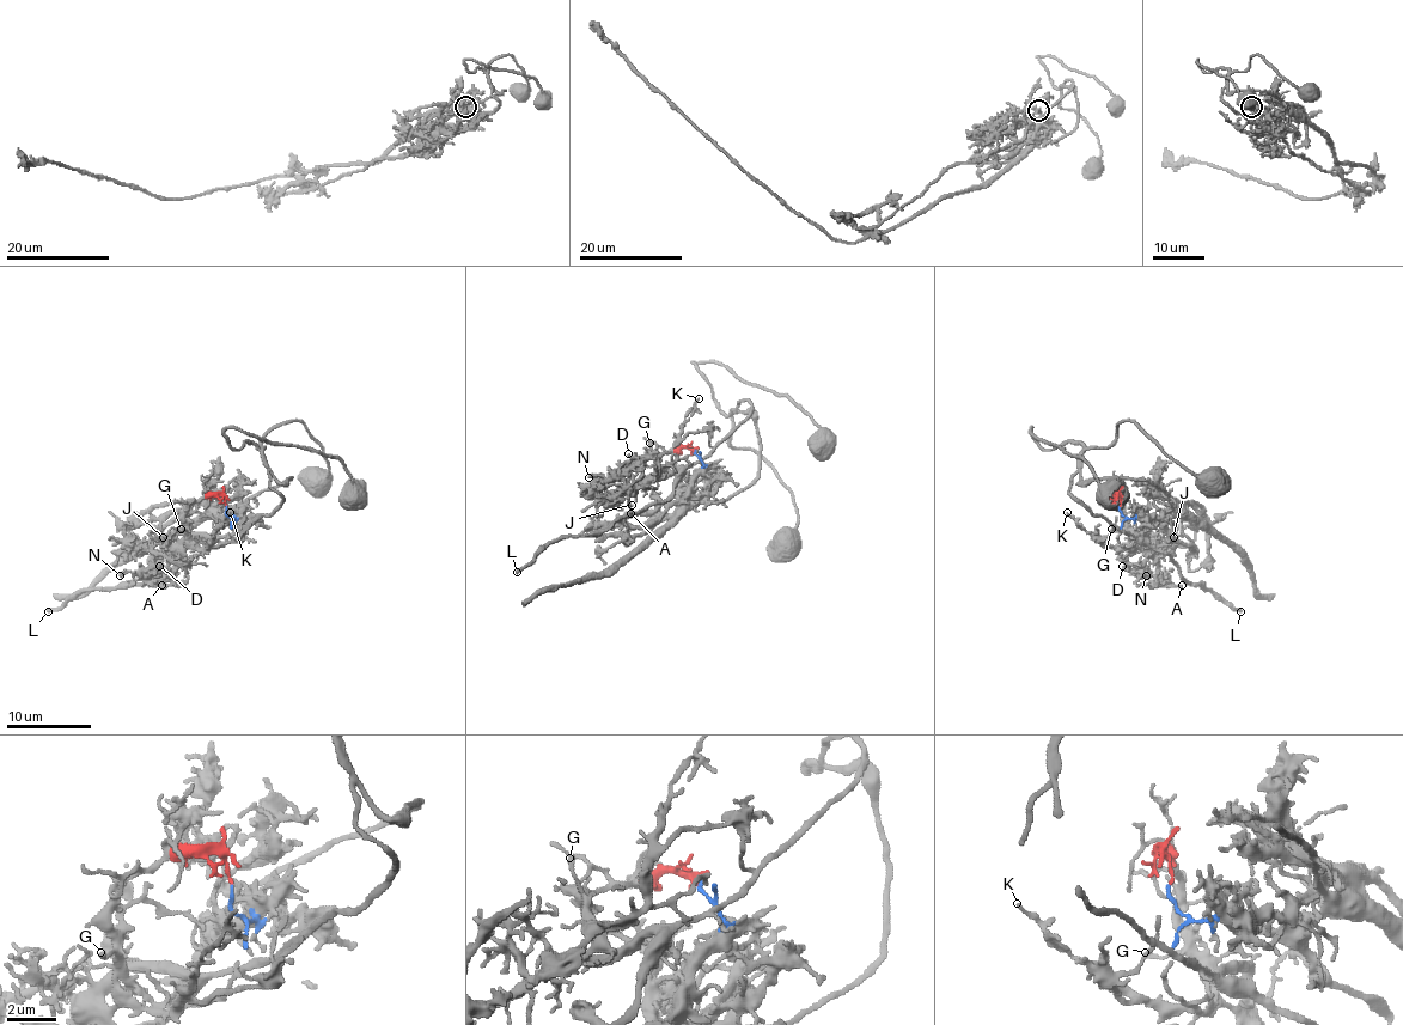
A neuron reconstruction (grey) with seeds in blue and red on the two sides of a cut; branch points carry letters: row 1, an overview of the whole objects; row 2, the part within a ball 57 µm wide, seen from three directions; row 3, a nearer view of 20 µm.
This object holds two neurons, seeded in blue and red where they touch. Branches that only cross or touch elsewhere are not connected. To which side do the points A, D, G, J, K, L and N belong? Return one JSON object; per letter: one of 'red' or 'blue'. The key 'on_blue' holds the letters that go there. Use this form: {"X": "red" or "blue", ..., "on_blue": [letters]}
{"A": "red", "D": "red", "G": "red", "J": "red", "K": "red", "L": "red", "N": "red", "on_blue": []}

